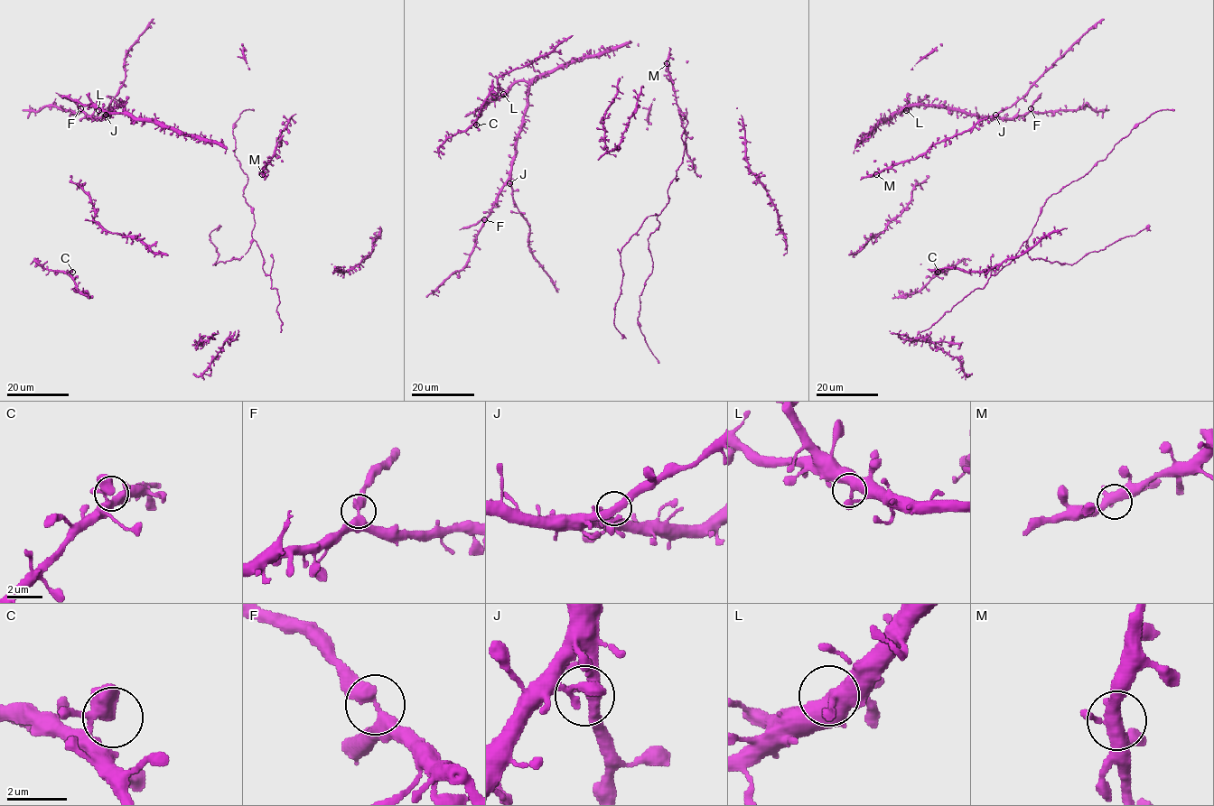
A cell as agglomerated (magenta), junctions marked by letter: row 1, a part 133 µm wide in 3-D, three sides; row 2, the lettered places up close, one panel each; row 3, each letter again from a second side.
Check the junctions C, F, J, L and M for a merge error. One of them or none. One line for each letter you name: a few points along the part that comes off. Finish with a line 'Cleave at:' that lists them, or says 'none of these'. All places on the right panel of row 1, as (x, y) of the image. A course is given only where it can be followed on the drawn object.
F: foreign part runs (1031, 108), (1041, 92)
Cleave at: F

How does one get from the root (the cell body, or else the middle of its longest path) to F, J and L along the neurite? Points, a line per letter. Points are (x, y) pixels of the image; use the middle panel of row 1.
F: (582, 57), (544, 72), (530, 86), (510, 177), (502, 189), (491, 212), (484, 218)
J: (582, 57), (544, 72), (530, 86), (523, 126), (510, 169), (509, 183)
L: (582, 57), (528, 80), (516, 80), (503, 94)

